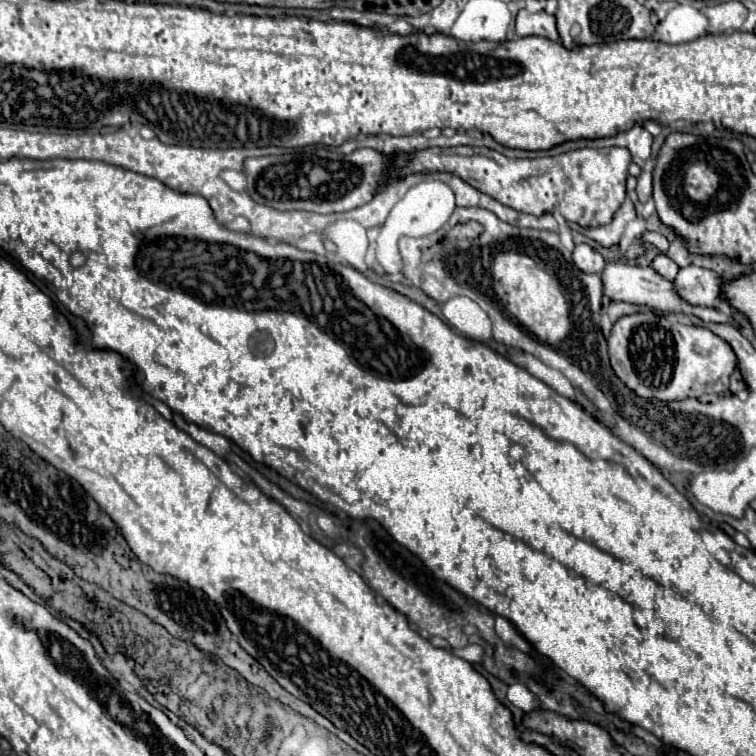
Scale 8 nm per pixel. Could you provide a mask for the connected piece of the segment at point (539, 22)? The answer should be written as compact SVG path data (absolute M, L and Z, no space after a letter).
M521 9L517 13L517 35L519 37L527 37L527 35L539 35L539 37L547 37L551 41L559 41L559 33L555 27L555 17L545 13L545 11L537 11L537 13L529 13L527 9Z

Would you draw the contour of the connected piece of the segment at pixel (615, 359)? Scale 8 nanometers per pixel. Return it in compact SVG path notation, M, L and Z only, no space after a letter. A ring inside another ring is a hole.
M633 313L621 317L613 325L613 333L609 337L609 357L611 367L617 377L639 397L643 399L661 399L661 401L681 401L687 397L701 397L701 395L723 395L729 389L729 379L737 369L737 357L727 341L717 337L715 333L705 327L685 327L675 325L663 315L643 315Z

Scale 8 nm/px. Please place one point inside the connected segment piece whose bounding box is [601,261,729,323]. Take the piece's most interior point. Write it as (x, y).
(621, 282)

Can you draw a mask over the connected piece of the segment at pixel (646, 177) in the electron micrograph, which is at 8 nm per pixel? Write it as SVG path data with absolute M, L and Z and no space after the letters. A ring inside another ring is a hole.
M641 171L641 175L637 177L637 195L641 203L651 199L651 173L649 171Z

